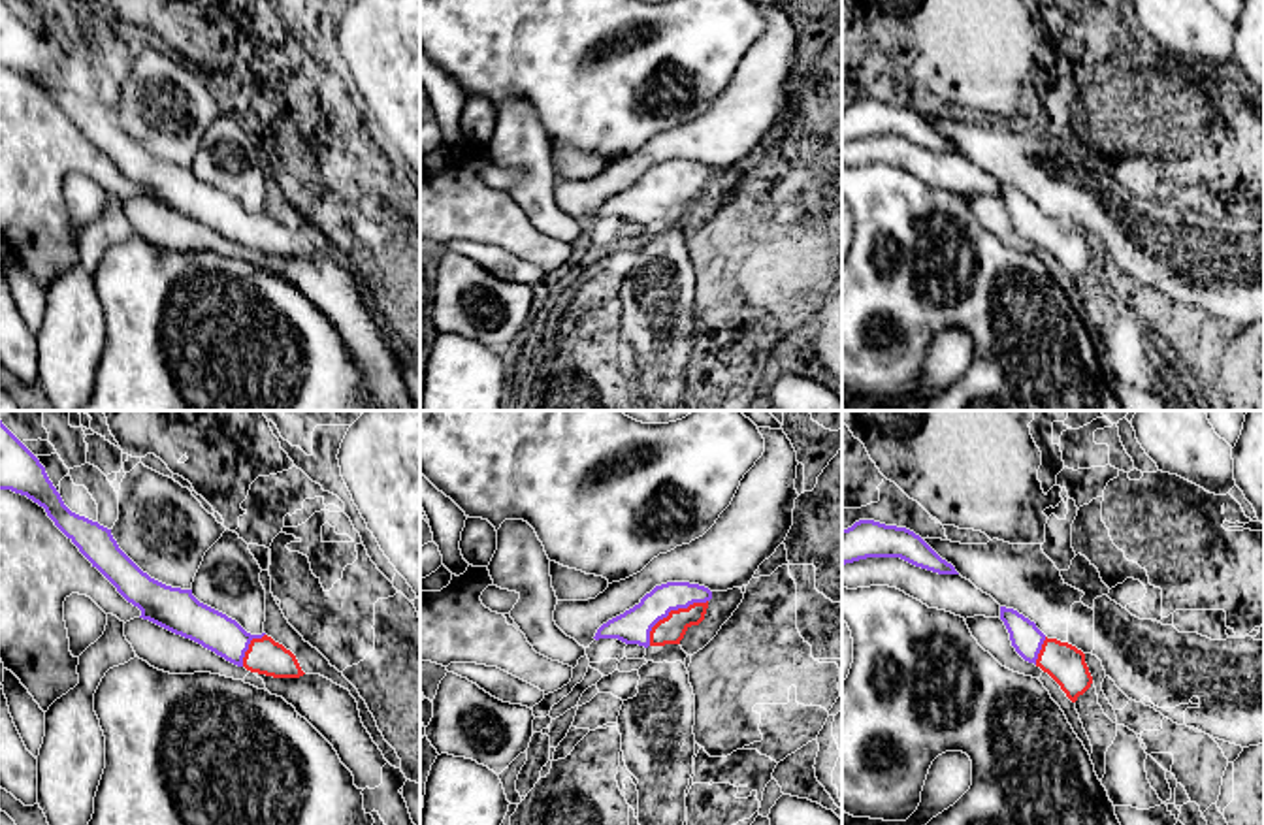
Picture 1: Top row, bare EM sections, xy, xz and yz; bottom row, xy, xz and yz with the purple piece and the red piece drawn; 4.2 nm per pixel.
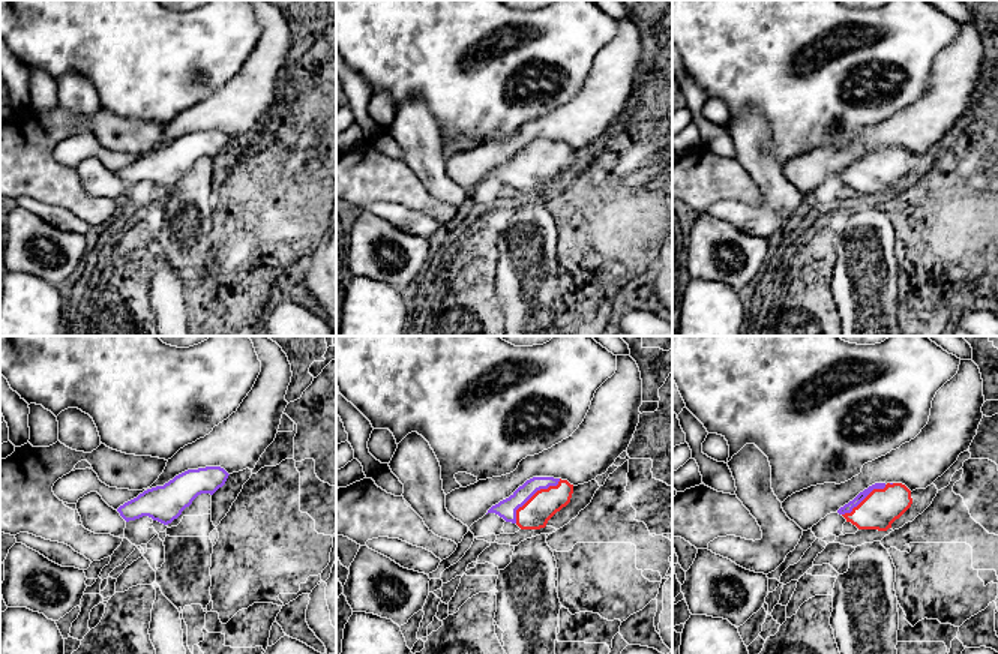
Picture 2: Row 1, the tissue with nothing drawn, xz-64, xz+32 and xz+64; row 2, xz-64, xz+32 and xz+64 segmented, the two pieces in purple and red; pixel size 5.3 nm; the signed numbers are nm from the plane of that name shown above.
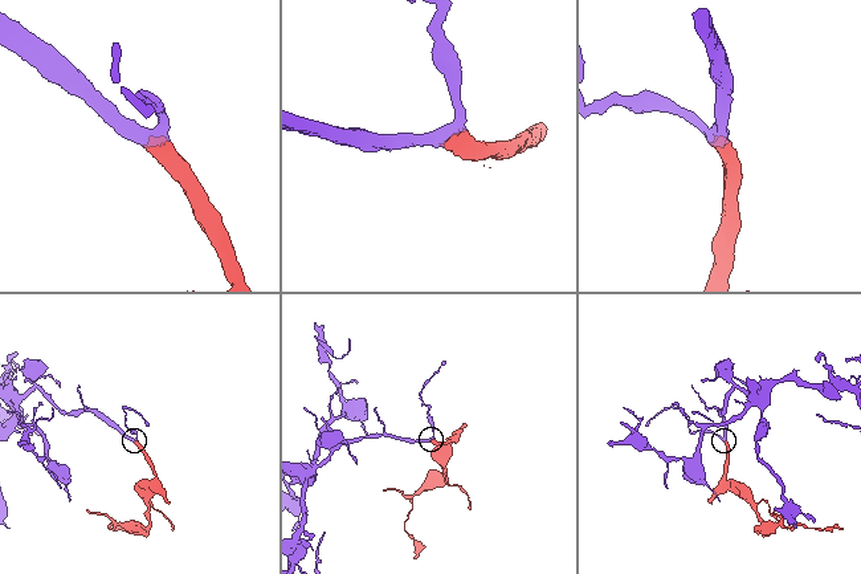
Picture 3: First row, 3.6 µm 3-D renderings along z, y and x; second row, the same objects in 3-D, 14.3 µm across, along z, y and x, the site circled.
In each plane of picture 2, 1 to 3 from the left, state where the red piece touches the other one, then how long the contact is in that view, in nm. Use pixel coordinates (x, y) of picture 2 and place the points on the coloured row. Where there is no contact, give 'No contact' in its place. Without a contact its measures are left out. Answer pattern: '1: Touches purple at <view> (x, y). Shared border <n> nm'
1: No contact
2: Touches purple at xz+32 (533, 494). Shared border 340 nm
3: Touches purple at xz+64 (863, 498). Shared border 280 nm

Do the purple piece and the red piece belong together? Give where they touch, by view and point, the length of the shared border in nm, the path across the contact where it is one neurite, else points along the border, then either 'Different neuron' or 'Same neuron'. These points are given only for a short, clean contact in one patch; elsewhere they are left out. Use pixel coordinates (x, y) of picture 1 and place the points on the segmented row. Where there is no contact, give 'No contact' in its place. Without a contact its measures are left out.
Touches purple at xz (671, 609). Shared border 320 nm. Path across: xz (633, 626), (650, 624), (671, 609), (671, 630). Same neuron

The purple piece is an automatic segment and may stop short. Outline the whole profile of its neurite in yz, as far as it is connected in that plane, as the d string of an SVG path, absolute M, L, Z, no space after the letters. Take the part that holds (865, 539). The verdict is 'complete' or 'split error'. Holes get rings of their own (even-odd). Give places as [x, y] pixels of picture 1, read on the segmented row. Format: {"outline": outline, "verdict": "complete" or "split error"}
{"outline": "M859 520L842 529L842 565L867 558L900 558L938 574L959 574L914 531L874 520Z", "verdict": "complete"}

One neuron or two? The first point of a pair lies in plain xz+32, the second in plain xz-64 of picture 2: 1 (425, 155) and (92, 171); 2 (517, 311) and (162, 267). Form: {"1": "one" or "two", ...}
{"1": "one", "2": "two"}

